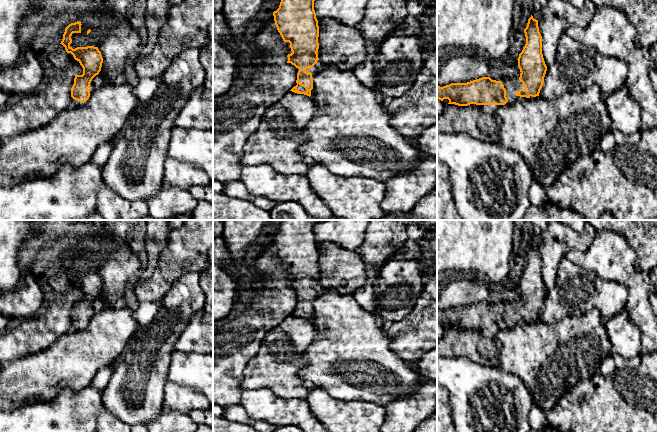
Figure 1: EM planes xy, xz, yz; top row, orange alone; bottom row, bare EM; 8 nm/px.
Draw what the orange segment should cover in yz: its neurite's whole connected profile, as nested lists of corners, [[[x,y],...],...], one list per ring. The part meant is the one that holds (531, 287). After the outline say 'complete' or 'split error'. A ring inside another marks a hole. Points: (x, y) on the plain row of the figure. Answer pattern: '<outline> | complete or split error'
[[[533,240],[528,243],[524,253],[526,268],[518,281],[520,306],[524,312],[515,317],[516,320],[530,322],[539,320],[547,295],[542,278],[542,260],[539,256],[538,244]]] | complete

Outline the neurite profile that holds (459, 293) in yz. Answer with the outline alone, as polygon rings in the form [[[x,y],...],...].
[[[466,278],[446,282],[437,297],[437,310],[467,307],[482,301],[490,301],[492,291],[491,287]]]

